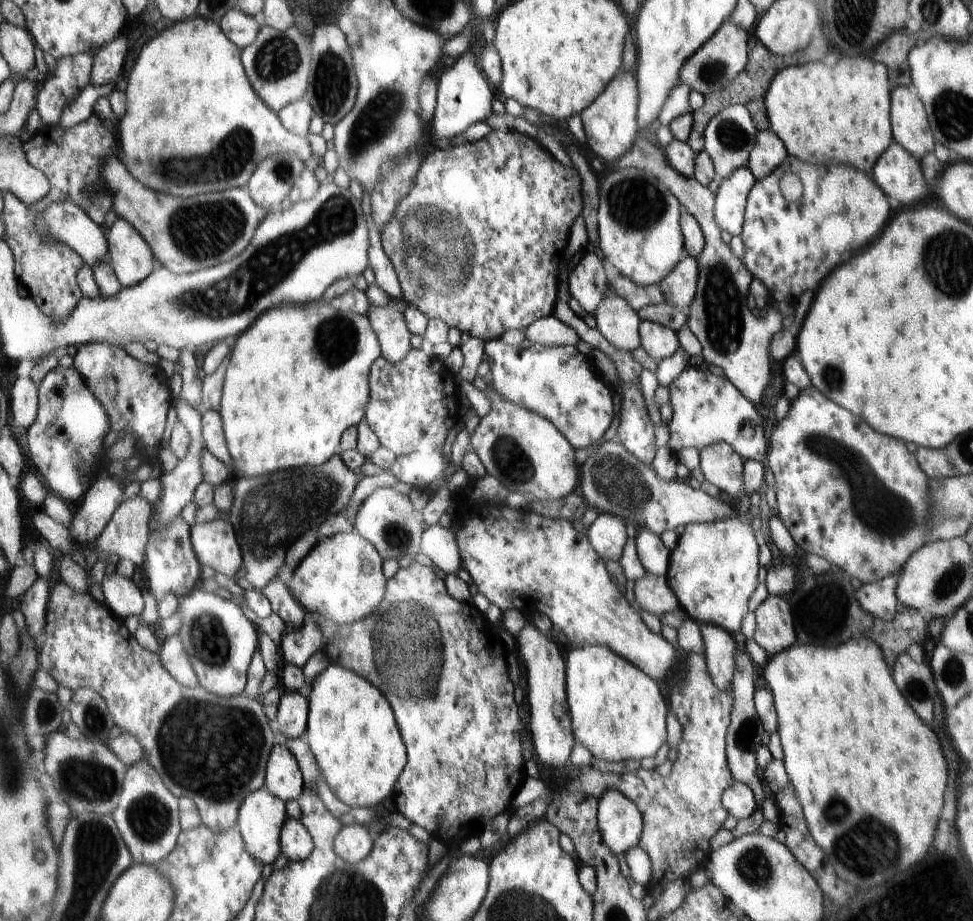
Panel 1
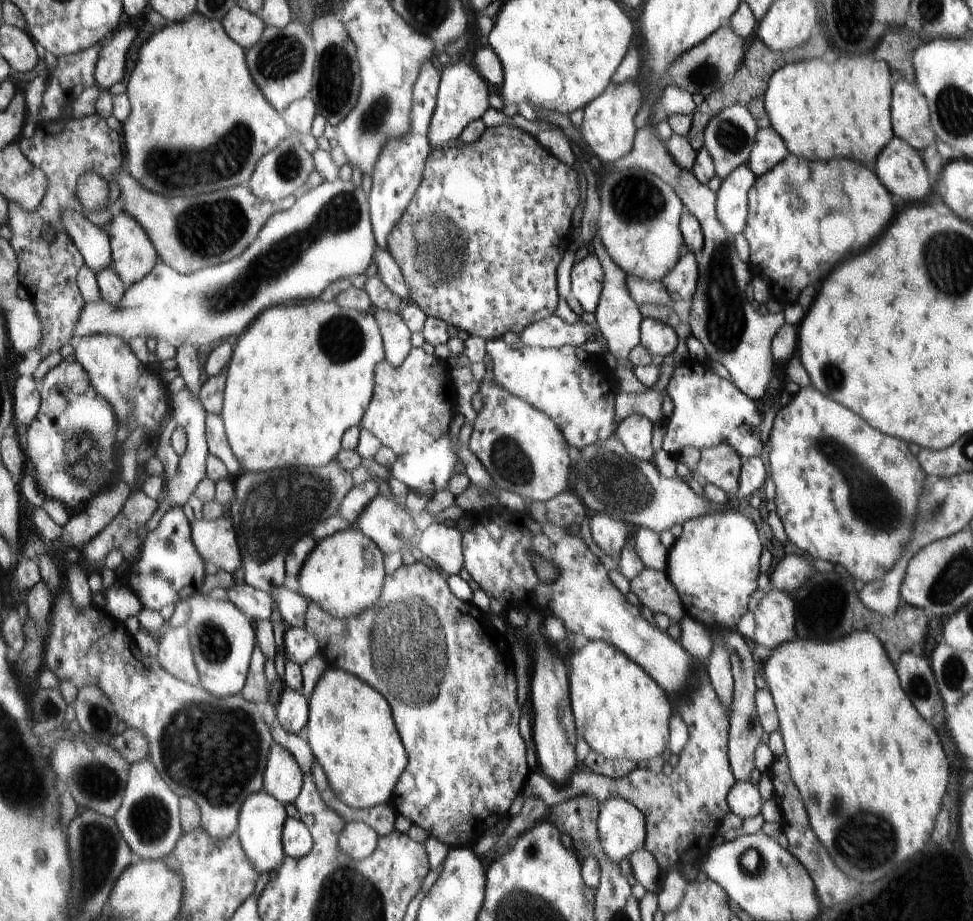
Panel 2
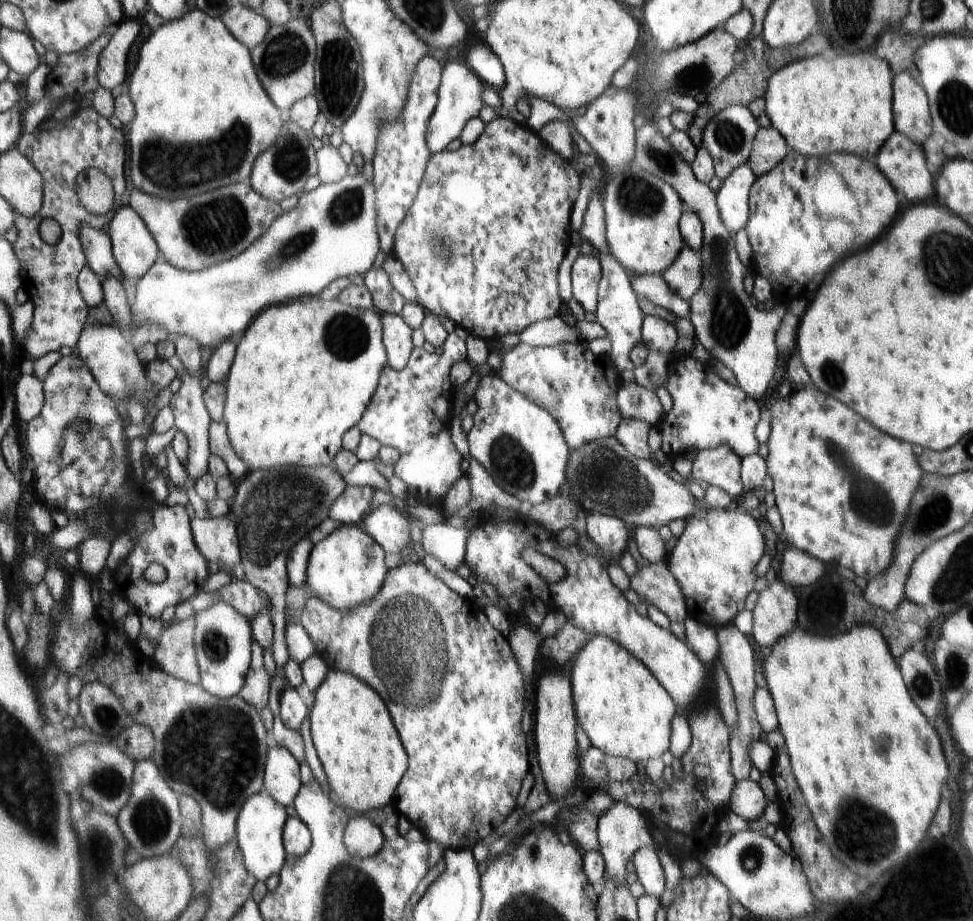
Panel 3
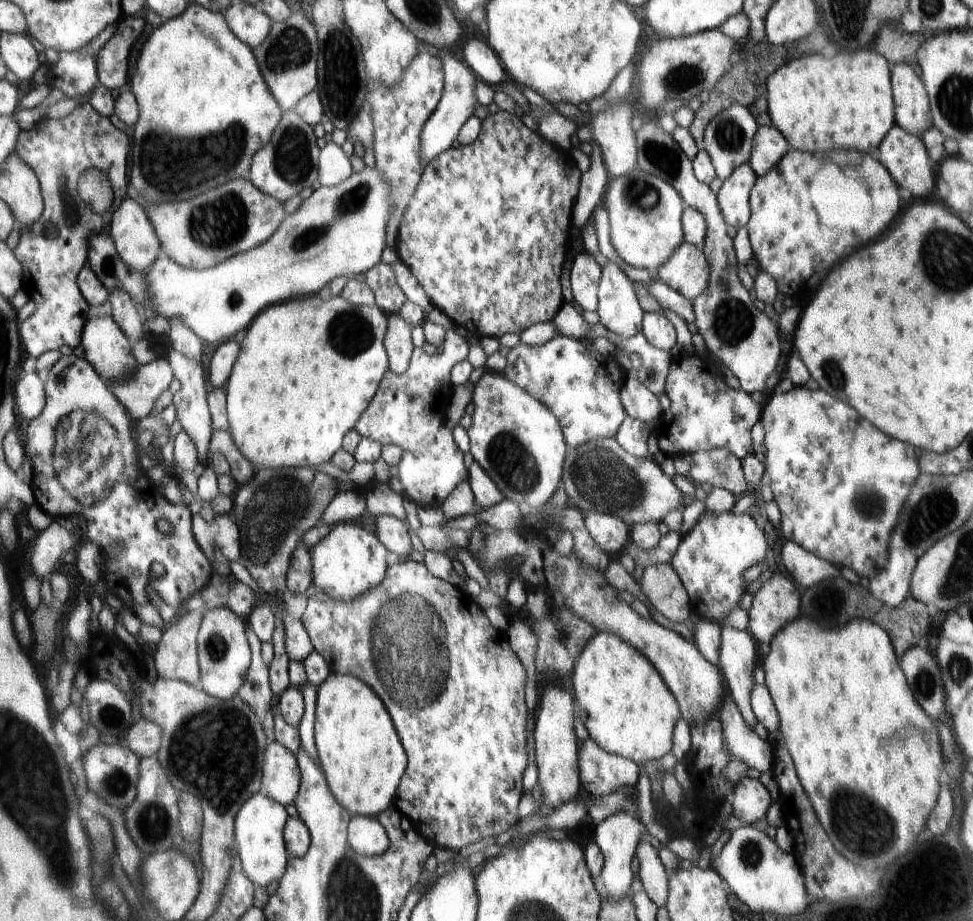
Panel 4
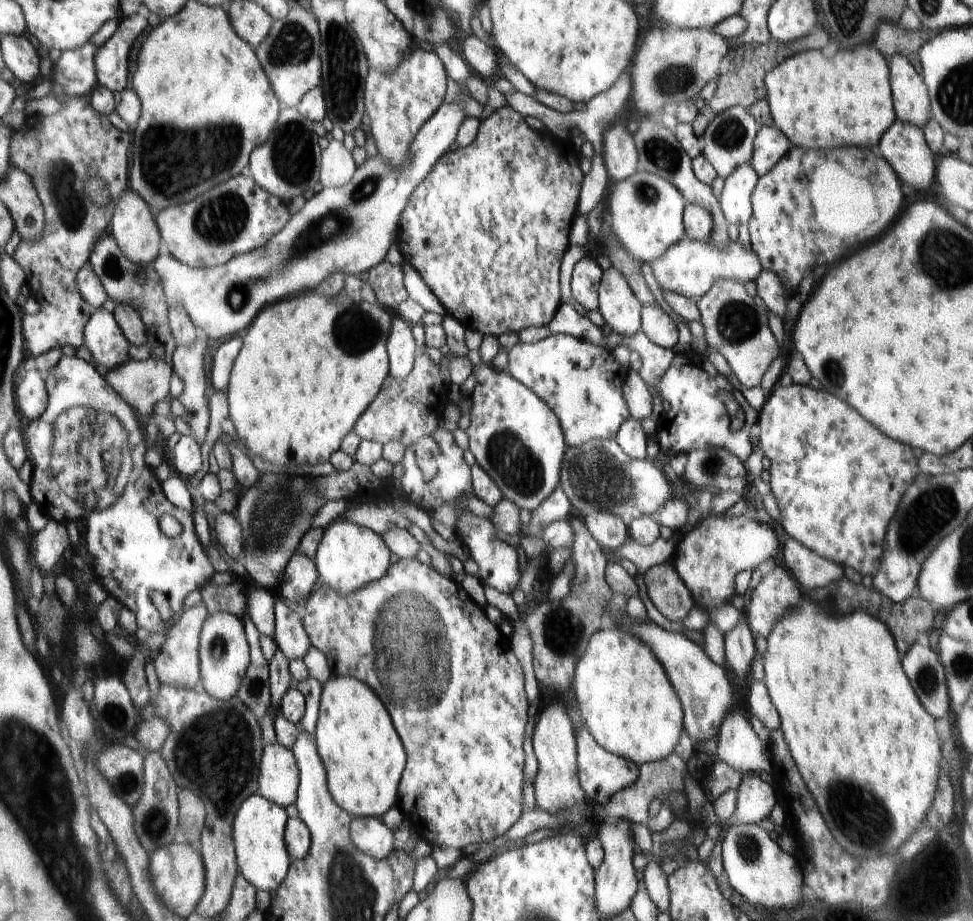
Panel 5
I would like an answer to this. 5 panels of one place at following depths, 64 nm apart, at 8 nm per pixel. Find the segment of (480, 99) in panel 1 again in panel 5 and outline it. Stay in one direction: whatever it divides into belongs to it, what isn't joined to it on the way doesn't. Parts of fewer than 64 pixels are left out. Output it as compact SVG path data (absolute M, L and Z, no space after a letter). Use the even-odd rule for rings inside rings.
M447 44L434 45L430 48L434 50L438 58L441 58L450 78L454 82L462 84L463 89L452 102L442 101L437 112L425 122L424 127L418 132L410 150L411 164L405 169L394 167L378 154L370 160L367 159L356 169L352 178L344 186L340 188L323 187L322 190L314 193L312 198L306 200L304 206L294 214L294 218L289 218L290 226L286 226L286 230L282 230L282 234L278 234L278 238L274 238L274 242L270 242L270 246L260 246L258 250L235 256L224 265L203 269L191 267L180 262L174 256L169 244L164 241L161 256L158 257L155 265L170 308L185 306L192 320L197 324L198 330L212 340L230 339L236 332L252 325L253 321L259 316L258 312L261 312L264 306L290 299L290 294L294 296L294 294L314 291L326 278L330 278L330 274L342 273L358 276L360 272L369 271L372 266L376 266L386 256L386 252L392 244L392 232L396 230L398 220L401 220L401 214L404 212L405 206L408 205L413 190L425 180L435 162L450 150L450 146L454 144L458 128L467 118L461 105L465 95L471 92L464 85L466 79L472 75L471 70L466 65L467 62L455 54Z

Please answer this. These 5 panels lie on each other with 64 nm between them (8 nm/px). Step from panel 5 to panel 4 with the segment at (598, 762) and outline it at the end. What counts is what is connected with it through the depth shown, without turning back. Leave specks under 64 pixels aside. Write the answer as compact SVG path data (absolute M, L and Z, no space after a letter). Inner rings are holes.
M592 739L582 743L581 781L590 796L612 794L625 786L636 785L640 765L632 759L603 751Z

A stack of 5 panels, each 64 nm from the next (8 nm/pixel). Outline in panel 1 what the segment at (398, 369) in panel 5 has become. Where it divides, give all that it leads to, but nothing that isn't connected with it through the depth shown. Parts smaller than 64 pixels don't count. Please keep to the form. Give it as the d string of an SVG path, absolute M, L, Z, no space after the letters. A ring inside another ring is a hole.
M394 300L385 307L371 307L367 317L380 340L382 356L390 362L401 361L412 348L413 334L409 330L401 302Z

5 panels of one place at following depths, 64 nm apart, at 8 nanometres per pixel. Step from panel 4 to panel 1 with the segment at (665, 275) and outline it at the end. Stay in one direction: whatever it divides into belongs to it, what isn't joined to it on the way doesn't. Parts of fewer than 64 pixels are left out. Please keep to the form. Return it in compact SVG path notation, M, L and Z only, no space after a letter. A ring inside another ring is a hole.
M682 255L673 272L660 282L659 287L662 294L665 295L665 302L674 308L692 305L697 291L698 275L697 259L693 255Z

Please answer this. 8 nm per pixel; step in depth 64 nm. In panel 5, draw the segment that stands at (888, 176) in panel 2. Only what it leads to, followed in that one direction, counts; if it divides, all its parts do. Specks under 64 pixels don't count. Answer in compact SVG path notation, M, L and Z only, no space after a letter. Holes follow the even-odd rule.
M901 120L894 121L890 128L890 134L886 134L886 138L881 138L876 151L893 166L897 177L904 185L912 186L918 192L926 192L928 188L935 190L937 166L934 164L934 156L932 156L929 143L926 142L924 130Z

